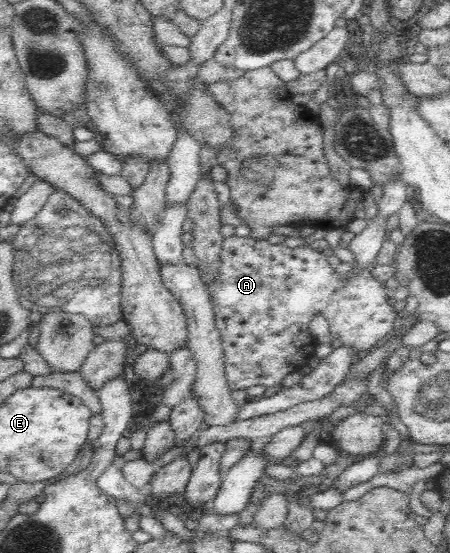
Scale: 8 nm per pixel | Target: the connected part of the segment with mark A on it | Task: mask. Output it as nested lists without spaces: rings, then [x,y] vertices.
[[[235,234],[230,238],[224,239],[221,248],[220,260],[222,260],[222,266],[220,266],[220,276],[216,280],[216,284],[210,288],[209,295],[211,296],[211,301],[213,304],[213,309],[215,312],[215,321],[217,329],[219,330],[223,349],[225,352],[225,373],[228,379],[229,387],[232,390],[246,390],[250,386],[265,386],[266,388],[272,388],[276,384],[280,384],[284,380],[285,376],[288,376],[290,372],[294,372],[303,365],[306,365],[308,361],[315,356],[315,348],[319,343],[316,337],[312,336],[309,329],[310,318],[314,314],[323,314],[326,320],[329,322],[329,333],[333,338],[339,338],[342,345],[352,349],[352,355],[359,359],[364,354],[369,353],[376,345],[384,343],[384,340],[394,332],[397,328],[397,324],[400,318],[397,316],[397,312],[392,308],[392,299],[389,298],[389,293],[383,286],[383,282],[376,280],[371,274],[371,271],[364,271],[360,275],[355,276],[355,278],[346,279],[346,281],[341,281],[341,277],[337,277],[333,266],[330,266],[327,262],[327,257],[316,250],[308,247],[296,247],[289,248],[284,243],[280,244],[270,244],[266,239],[255,240],[252,237],[244,238],[237,237]]]

